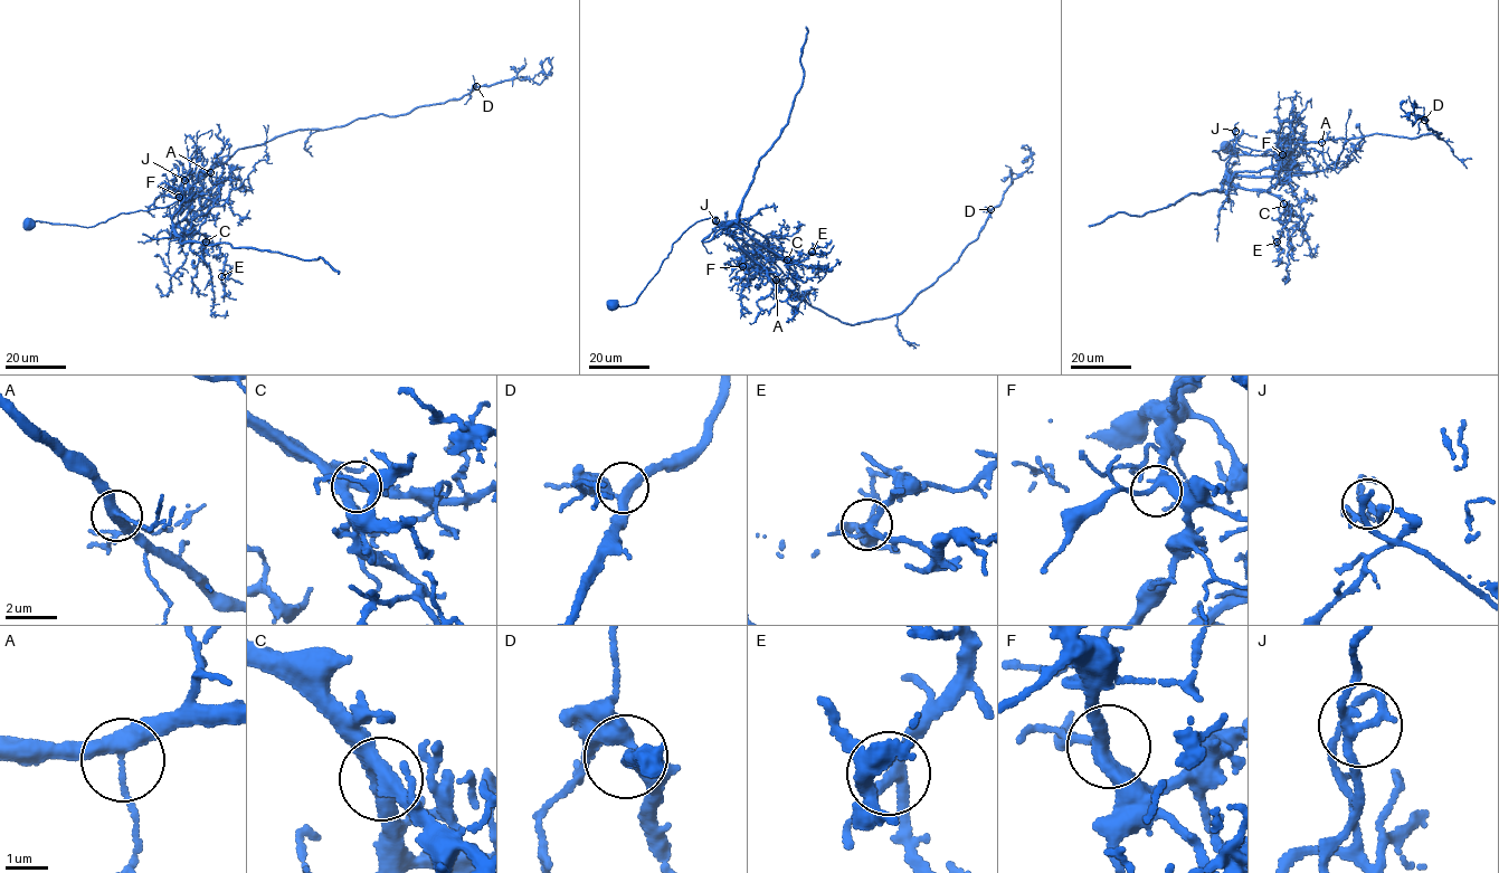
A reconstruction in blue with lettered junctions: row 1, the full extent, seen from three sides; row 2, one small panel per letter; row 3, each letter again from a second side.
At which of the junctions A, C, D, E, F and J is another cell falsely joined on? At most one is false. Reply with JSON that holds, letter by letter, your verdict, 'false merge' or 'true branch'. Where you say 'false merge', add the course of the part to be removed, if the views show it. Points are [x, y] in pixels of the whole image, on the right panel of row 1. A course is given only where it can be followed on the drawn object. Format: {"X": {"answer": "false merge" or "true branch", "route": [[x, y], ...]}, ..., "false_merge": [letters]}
{"A": {"answer": "true branch"}, "C": {"answer": "true branch"}, "D": {"answer": "true branch"}, "E": {"answer": "true branch"}, "F": {"answer": "true branch"}, "J": {"answer": "false merge", "route": [[1235, 131], [1240, 145], [1258, 150], [1374, 133], [1441, 140], [1426, 120], [1413, 125], [1401, 108], [1407, 100]]}, "false_merge": ["J"]}

